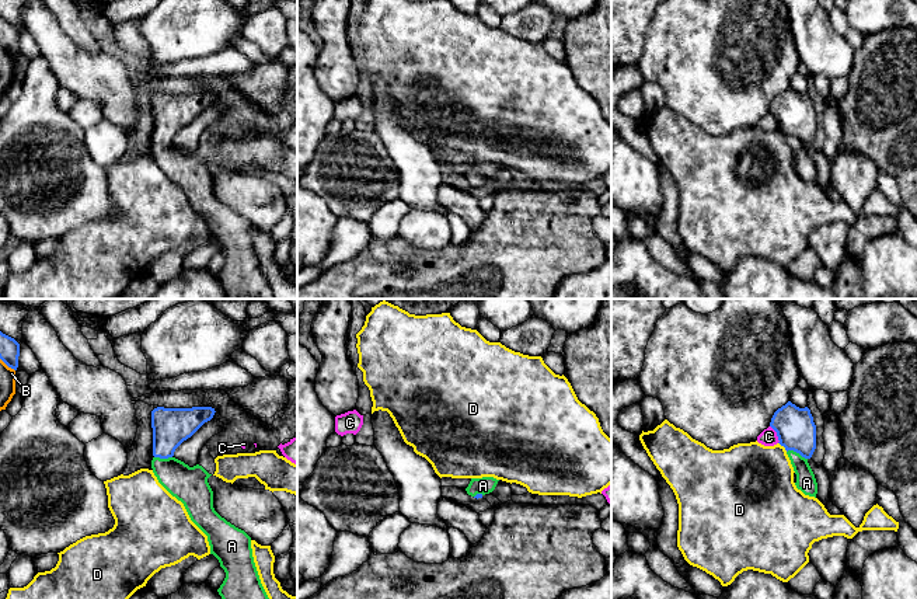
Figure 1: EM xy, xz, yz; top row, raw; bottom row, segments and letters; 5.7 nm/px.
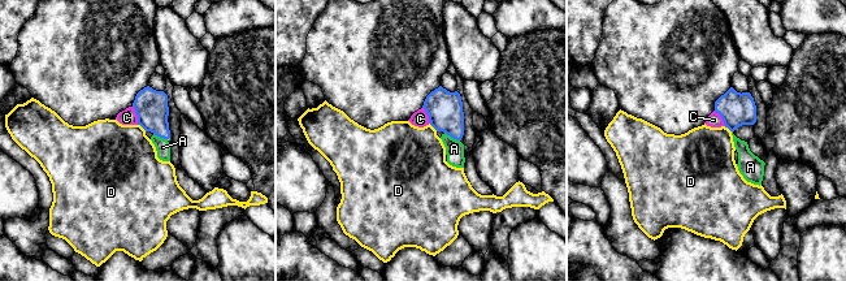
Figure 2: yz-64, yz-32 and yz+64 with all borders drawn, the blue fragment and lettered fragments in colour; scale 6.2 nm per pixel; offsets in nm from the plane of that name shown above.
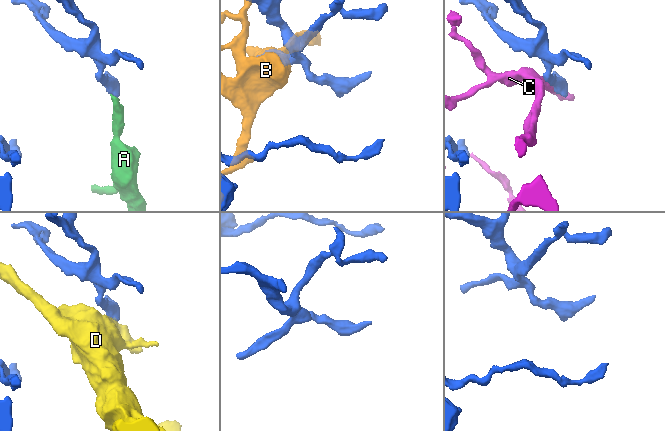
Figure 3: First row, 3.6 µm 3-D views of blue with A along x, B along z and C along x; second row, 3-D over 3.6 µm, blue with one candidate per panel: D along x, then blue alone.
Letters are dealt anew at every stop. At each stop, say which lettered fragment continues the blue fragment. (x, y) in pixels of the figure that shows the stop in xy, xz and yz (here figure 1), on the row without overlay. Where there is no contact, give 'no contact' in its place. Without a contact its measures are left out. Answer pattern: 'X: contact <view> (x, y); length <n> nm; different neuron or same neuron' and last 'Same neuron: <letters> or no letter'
A: contact yz (797, 138); length 130 nm; same neuron
B: contact xy (7, 51); length 120 nm; different neuron
C: contact yz (777, 119); length 120 nm; different neuron
D: contact yz (783, 131); length 80 nm; different neuron
Same neuron: A

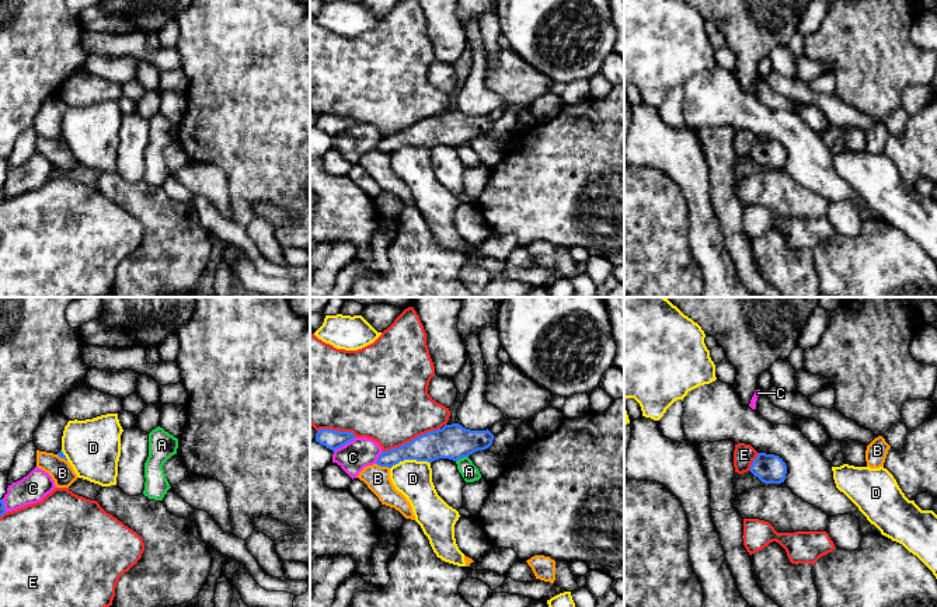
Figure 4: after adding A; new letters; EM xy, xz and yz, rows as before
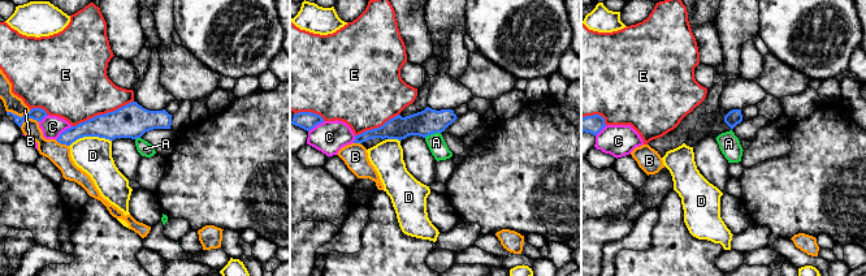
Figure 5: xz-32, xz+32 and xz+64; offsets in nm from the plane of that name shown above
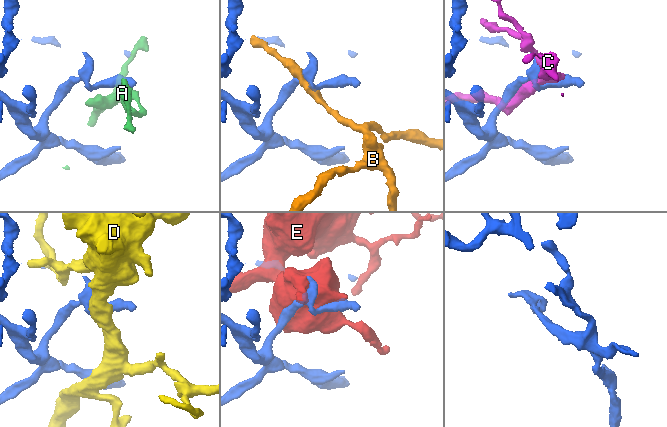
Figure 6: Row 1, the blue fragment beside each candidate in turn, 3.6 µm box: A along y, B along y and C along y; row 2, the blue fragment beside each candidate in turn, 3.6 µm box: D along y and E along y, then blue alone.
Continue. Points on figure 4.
A: contact xz (462, 143); length 80 nm; different neuron
B: contact xz (383, 152); length 90 nm; different neuron
C: contact xz (344, 131); length 150 nm; different neuron
D: contact xz (410, 145); length 240 nm; different neuron
E: contact xz (413, 125); length 360 nm; different neuron
Same neuron: no letter

